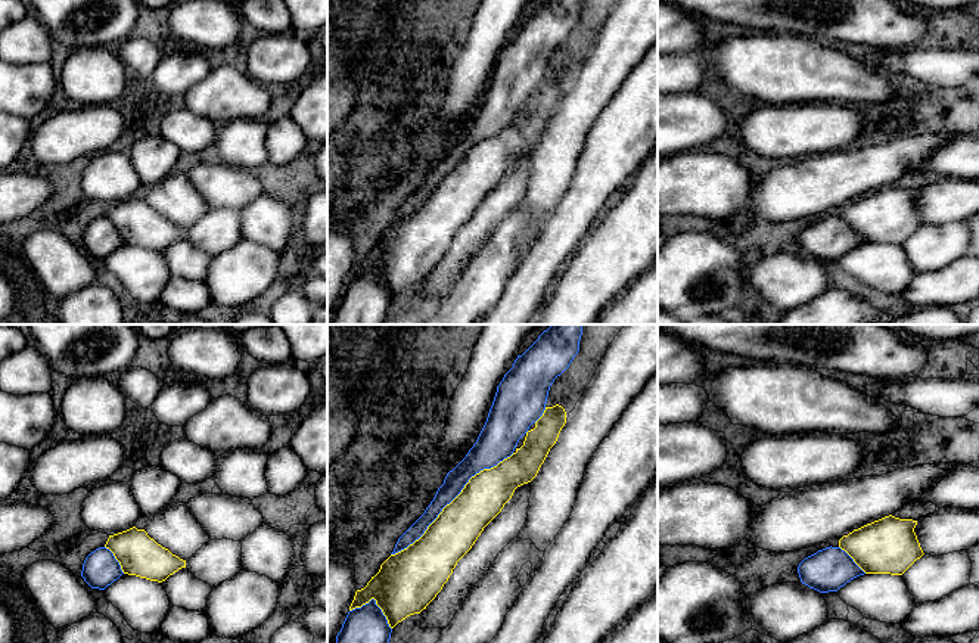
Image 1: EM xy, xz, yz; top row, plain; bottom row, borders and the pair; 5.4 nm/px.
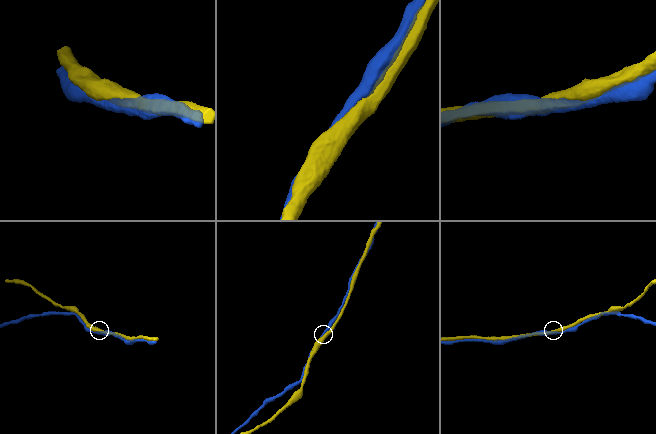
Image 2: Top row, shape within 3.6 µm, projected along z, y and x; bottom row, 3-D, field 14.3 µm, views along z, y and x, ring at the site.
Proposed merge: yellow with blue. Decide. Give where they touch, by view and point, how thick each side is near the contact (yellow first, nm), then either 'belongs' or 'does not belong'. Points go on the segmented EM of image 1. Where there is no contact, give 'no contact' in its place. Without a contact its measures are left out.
meets yellow in xz at (453, 500); 240 nm thick on the yellow side, 120 nm on the other; does not belong

